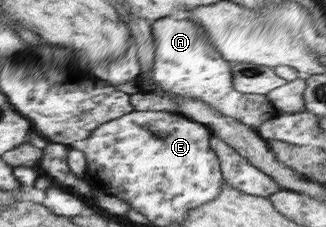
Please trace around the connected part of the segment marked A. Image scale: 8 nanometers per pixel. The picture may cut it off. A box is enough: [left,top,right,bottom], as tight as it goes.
[147,16,278,129]

